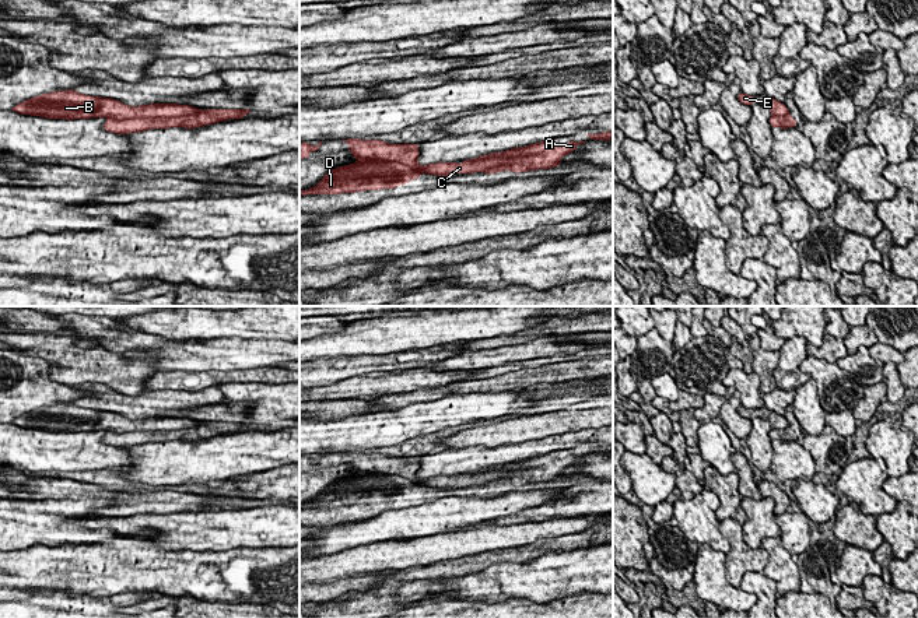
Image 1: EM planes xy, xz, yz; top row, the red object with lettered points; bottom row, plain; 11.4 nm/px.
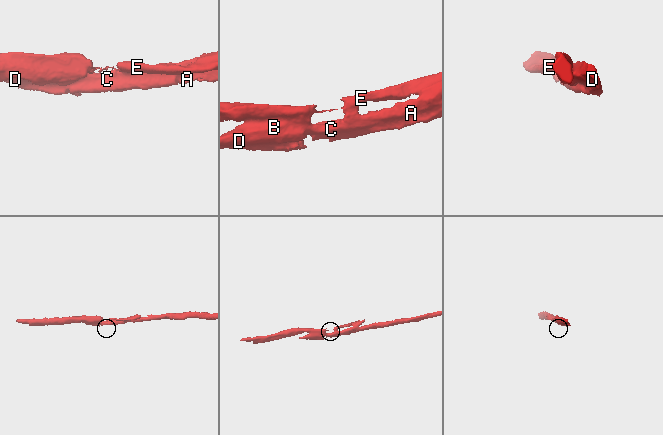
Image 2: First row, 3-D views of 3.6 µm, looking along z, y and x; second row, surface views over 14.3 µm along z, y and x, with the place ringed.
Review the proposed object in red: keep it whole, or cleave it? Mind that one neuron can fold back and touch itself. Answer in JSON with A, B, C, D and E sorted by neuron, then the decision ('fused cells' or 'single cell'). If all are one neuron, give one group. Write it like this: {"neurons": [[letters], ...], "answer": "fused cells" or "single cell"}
{"neurons": [["A", "B", "D"], ["C", "E"]], "answer": "fused cells"}

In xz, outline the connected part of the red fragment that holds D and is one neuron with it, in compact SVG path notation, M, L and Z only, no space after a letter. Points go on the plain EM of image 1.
M360 473L357 477L329 484L318 499L299 503L305 508L339 508L362 503L395 502L418 492L424 484L383 473Z

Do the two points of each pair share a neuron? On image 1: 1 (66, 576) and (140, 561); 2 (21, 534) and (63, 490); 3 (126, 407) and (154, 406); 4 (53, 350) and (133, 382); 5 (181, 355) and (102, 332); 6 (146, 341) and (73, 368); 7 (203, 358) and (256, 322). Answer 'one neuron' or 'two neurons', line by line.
1: one neuron
2: two neurons
3: one neuron
4: one neuron
5: two neurons
6: two neurons
7: two neurons

